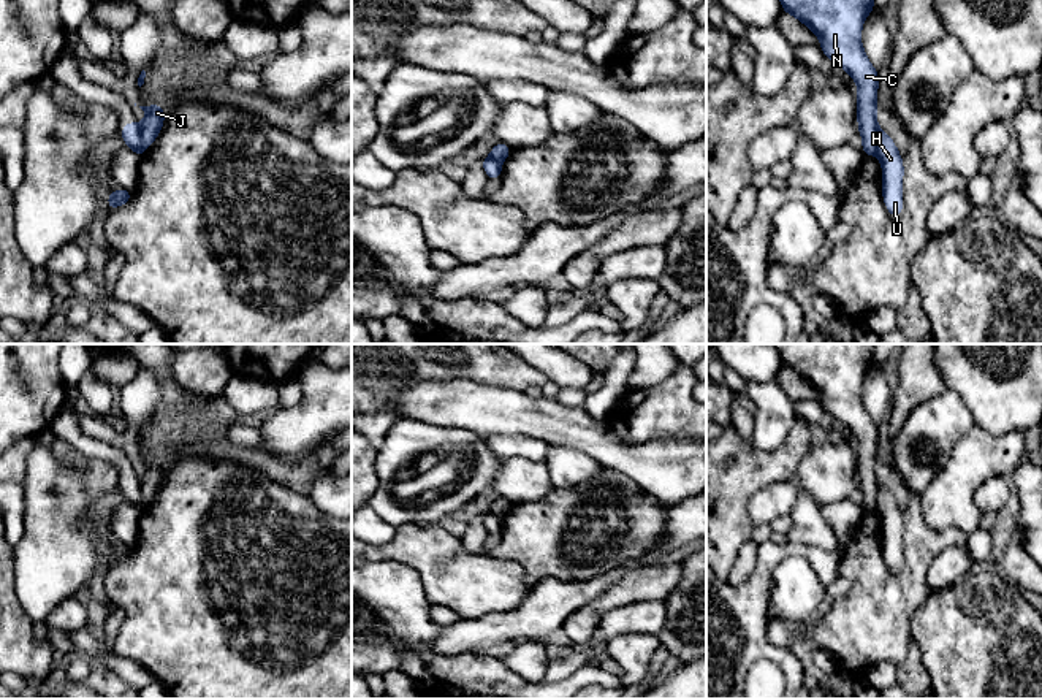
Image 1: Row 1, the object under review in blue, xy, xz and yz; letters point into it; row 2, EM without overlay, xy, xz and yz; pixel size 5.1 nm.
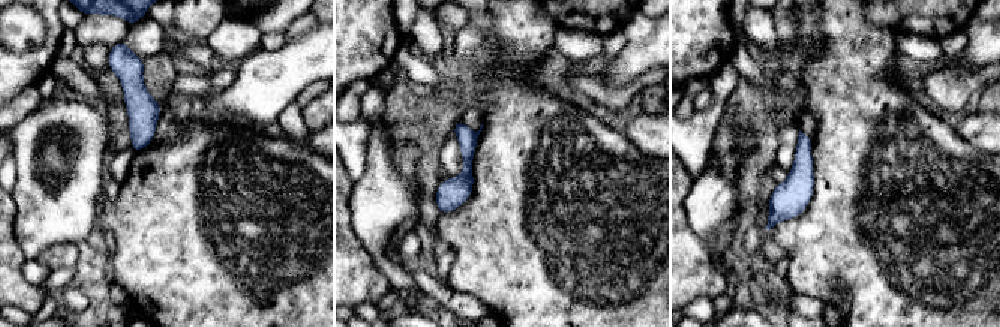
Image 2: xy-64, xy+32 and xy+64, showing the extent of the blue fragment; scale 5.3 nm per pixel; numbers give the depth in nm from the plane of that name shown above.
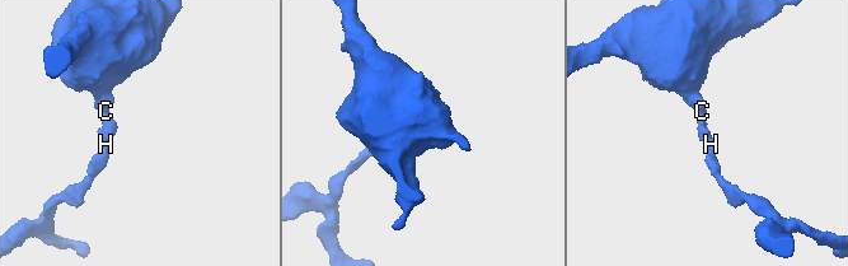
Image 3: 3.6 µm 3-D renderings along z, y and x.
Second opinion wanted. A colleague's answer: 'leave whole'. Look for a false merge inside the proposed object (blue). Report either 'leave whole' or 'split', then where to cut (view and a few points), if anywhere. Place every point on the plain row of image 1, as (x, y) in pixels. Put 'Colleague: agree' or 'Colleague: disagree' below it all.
split; cut in yz along (879, 484), (874, 509)
Colleague: disagree

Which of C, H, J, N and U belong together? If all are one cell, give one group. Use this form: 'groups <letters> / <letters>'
groups C J N / H U

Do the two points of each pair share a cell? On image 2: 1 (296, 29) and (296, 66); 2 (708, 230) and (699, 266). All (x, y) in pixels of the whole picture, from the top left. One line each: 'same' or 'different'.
1: different
2: different

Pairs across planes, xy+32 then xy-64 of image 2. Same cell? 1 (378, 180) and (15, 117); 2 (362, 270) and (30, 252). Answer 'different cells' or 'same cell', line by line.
1: different cells
2: different cells

